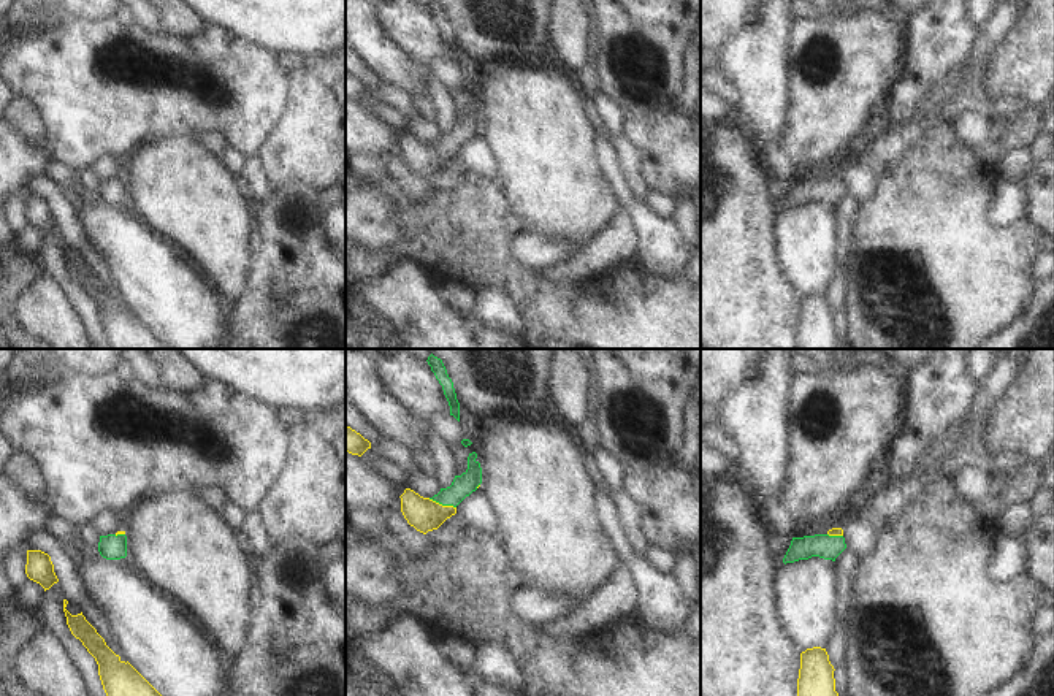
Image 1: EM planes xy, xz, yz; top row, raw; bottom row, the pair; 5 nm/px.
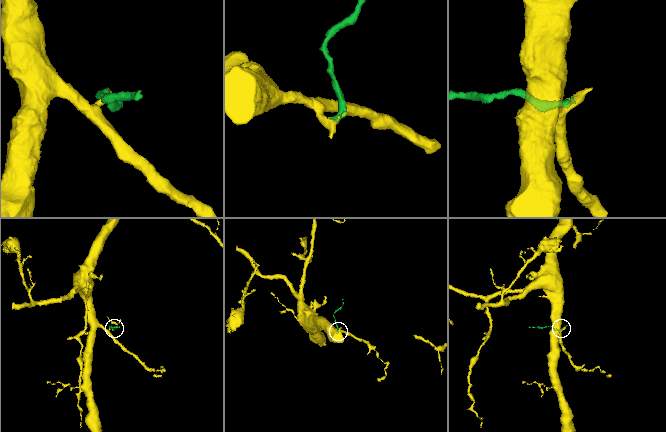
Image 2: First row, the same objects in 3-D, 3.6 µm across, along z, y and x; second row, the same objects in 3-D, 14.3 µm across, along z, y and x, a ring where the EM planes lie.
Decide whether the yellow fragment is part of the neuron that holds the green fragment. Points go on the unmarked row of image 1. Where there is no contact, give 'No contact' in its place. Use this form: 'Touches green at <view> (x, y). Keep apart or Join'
Touches green at xz (442, 149). Join.

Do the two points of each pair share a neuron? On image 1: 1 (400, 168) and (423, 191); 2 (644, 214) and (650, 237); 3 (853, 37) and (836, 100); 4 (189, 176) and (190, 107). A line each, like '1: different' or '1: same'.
1: same
2: same
3: same
4: different

